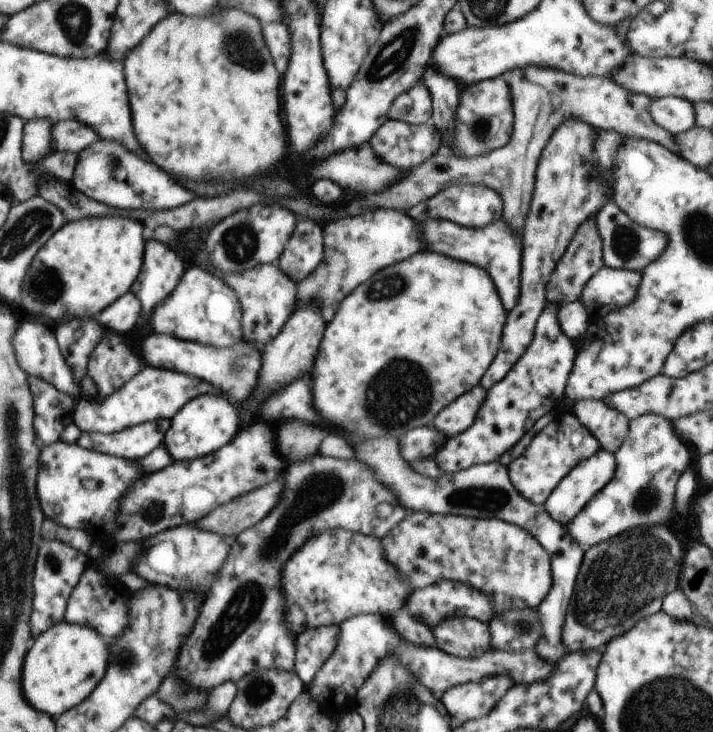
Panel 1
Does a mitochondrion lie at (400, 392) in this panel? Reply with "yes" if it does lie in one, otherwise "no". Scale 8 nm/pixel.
yes

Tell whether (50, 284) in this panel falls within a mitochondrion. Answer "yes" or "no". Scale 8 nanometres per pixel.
yes

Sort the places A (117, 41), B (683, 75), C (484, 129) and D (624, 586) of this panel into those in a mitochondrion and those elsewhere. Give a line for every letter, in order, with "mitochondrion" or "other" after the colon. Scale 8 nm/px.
A: other
B: mitochondrion
C: mitochondrion
D: mitochondrion

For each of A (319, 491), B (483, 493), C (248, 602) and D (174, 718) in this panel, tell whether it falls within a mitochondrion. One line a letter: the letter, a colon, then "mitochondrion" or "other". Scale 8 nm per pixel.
A: mitochondrion
B: mitochondrion
C: mitochondrion
D: other

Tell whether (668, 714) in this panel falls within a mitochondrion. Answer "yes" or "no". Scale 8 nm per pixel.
yes

